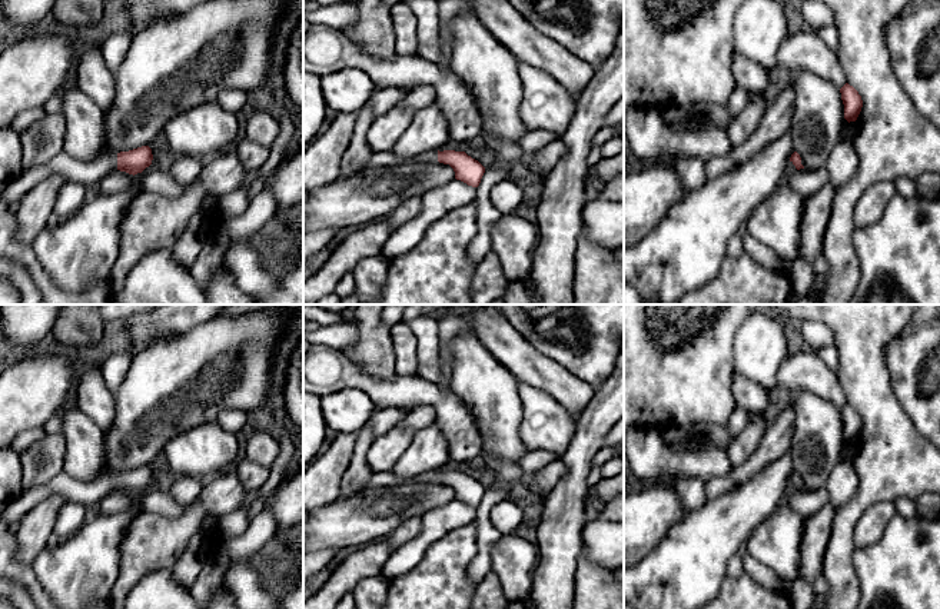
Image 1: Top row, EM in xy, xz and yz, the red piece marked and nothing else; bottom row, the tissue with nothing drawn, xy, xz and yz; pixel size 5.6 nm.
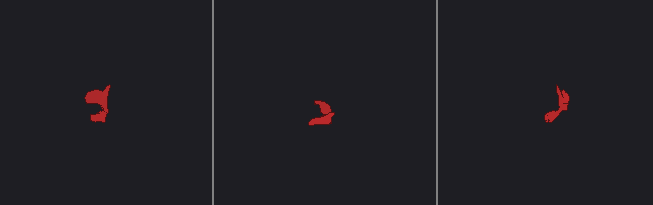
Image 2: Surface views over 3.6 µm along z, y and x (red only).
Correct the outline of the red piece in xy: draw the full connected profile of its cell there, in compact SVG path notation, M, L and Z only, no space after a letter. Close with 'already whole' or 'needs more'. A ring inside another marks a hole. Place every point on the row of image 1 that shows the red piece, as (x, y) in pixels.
M142 146L129 152L112 153L97 160L82 162L62 152L49 163L23 169L23 172L0 190L0 200L7 206L31 190L36 184L47 179L50 174L63 174L67 180L83 183L84 186L97 184L104 176L114 170L129 174L142 173L152 164L153 154L149 146Z | needs more

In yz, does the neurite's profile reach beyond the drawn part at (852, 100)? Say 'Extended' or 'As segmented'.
As segmented

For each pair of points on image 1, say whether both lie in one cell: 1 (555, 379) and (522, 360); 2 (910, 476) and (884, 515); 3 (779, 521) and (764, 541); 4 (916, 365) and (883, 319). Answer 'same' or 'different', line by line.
1: same
2: different
3: same
4: different

